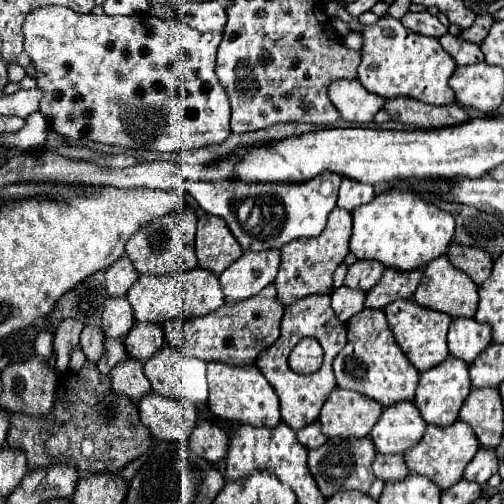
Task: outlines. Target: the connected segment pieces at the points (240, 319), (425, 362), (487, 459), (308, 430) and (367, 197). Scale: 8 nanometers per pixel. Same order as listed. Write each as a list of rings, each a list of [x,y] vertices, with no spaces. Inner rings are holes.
[[[275,284],[265,286],[255,298],[247,298],[243,302],[225,302],[219,310],[195,316],[183,322],[183,326],[173,326],[173,322],[165,322],[165,340],[179,348],[185,356],[195,356],[201,360],[217,360],[227,364],[253,364],[257,354],[267,346],[275,344],[279,338],[279,324],[283,318],[283,304],[277,302]]]
[[[411,298],[399,300],[399,302],[391,302],[391,306],[387,306],[385,314],[387,314],[389,328],[395,334],[397,344],[403,348],[405,356],[409,358],[409,362],[419,372],[425,372],[425,370],[433,368],[435,364],[443,362],[449,356],[449,350],[447,350],[447,328],[451,324],[451,316],[449,314],[419,306]]]
[[[479,450],[475,454],[475,458],[467,464],[463,478],[465,480],[471,480],[471,482],[477,482],[477,484],[483,484],[495,472],[497,472],[497,456],[495,456],[495,450]]]
[[[313,422],[313,424],[309,424],[309,426],[303,426],[303,428],[297,432],[297,438],[299,438],[299,442],[301,442],[305,448],[309,448],[309,450],[319,448],[319,446],[323,446],[323,444],[327,442],[327,436],[321,432],[319,422]]]
[[[343,178],[341,186],[339,186],[337,206],[351,212],[351,210],[355,210],[361,204],[371,202],[373,196],[375,196],[375,192],[373,192],[371,184],[363,184],[363,182],[355,182],[351,178]]]

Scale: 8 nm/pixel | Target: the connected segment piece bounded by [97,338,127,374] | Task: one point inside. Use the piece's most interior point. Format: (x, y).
(114, 350)

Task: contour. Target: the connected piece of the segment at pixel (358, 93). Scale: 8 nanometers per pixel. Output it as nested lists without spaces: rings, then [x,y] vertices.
[[[339,80],[329,86],[329,96],[333,106],[339,110],[341,118],[347,122],[371,122],[377,110],[383,106],[385,98],[379,98],[367,90],[359,80]]]

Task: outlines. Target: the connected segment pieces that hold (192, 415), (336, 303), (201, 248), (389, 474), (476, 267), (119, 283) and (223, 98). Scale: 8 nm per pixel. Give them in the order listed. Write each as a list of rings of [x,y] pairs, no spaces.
[[[149,392],[139,400],[139,418],[155,438],[181,442],[195,428],[197,408],[195,404]]]
[[[341,286],[331,294],[331,306],[335,310],[335,316],[341,322],[347,322],[353,314],[361,312],[365,308],[365,292],[363,290],[351,290],[349,286]]]
[[[203,214],[197,222],[195,252],[199,266],[211,270],[213,274],[221,274],[243,254],[243,248],[219,216]]]
[[[377,454],[373,460],[373,472],[377,478],[399,480],[409,474],[409,468],[403,460],[403,454]]]
[[[451,244],[447,250],[449,260],[455,268],[467,272],[475,284],[481,284],[491,276],[493,260],[485,250],[479,250],[477,246],[455,246]]]
[[[127,256],[119,258],[115,264],[107,268],[107,274],[105,274],[105,286],[109,296],[125,296],[127,290],[137,282],[137,278],[139,278],[139,272],[135,270],[133,262]]]
[[[47,6],[27,16],[23,34],[25,52],[37,70],[37,88],[43,92],[39,112],[65,138],[133,150],[179,152],[223,144],[231,134],[227,92],[219,78],[215,78],[215,54],[221,42],[219,32],[195,32],[195,28],[175,18],[161,20],[151,14],[95,16],[75,14],[63,6]]]

